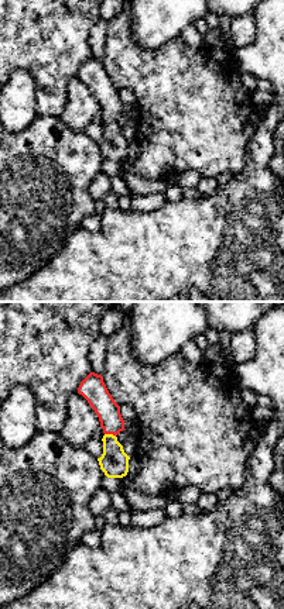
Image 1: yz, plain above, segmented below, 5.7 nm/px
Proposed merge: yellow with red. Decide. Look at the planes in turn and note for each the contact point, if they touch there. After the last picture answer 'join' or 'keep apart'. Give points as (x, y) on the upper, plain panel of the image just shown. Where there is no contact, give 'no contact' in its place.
(110, 119)

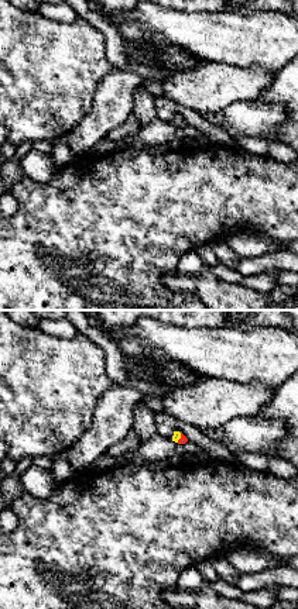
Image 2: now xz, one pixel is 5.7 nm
(180, 121)

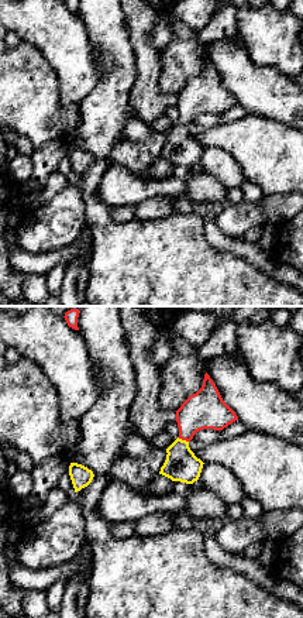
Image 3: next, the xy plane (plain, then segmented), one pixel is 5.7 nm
(183, 124)

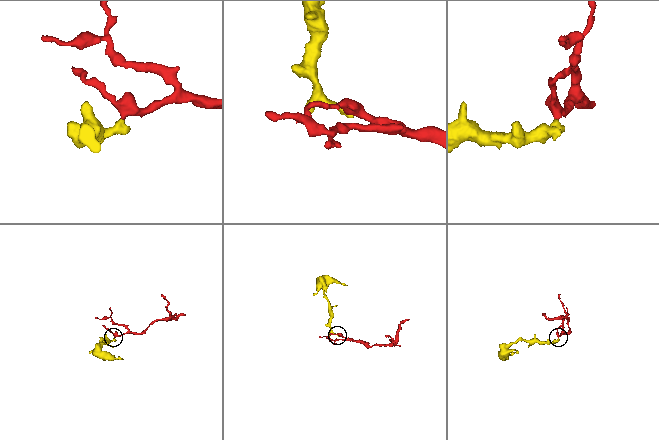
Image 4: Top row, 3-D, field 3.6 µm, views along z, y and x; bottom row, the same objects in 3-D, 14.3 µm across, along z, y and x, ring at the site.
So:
join

